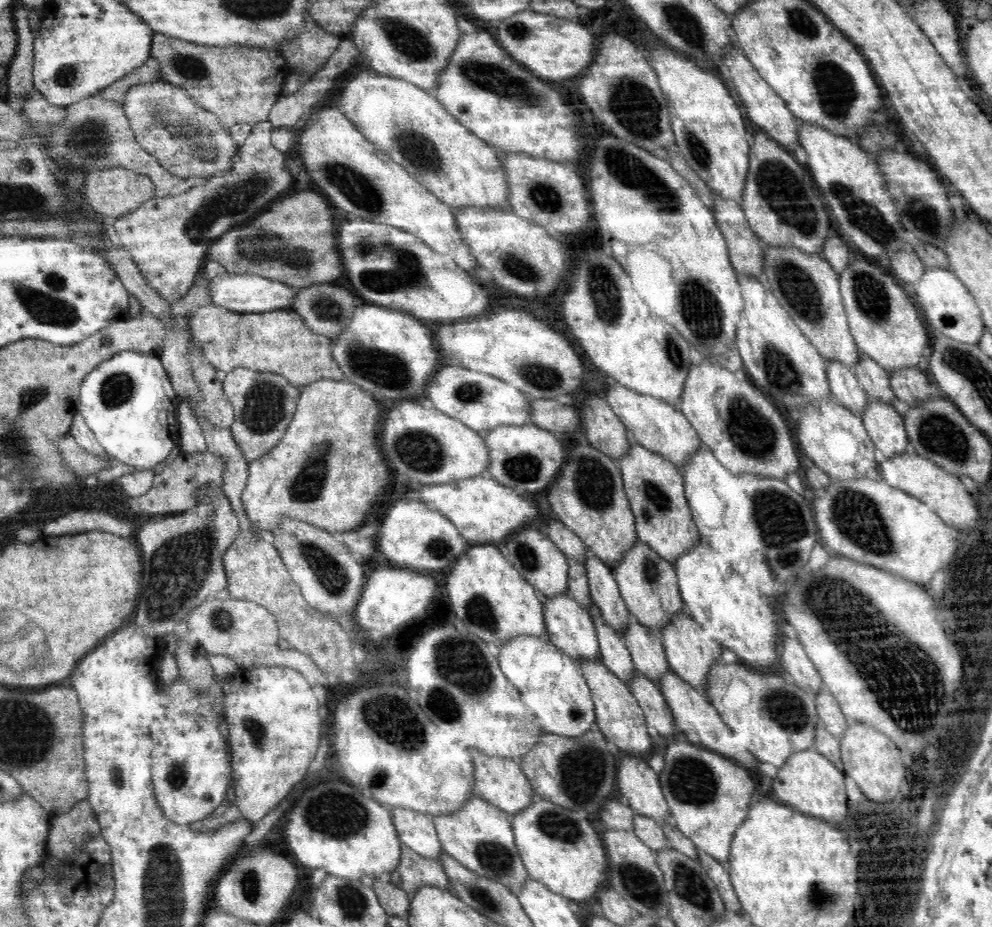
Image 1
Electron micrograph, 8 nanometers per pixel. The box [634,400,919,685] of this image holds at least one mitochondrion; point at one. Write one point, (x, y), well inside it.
(858, 517)

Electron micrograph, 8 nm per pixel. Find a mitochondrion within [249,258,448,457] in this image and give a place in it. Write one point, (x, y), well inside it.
(383, 369)

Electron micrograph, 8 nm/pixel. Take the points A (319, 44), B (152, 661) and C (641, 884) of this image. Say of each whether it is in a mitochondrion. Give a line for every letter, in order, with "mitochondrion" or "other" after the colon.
A: other
B: other
C: mitochondrion

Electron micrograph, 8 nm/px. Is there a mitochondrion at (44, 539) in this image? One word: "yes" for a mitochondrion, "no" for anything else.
no

